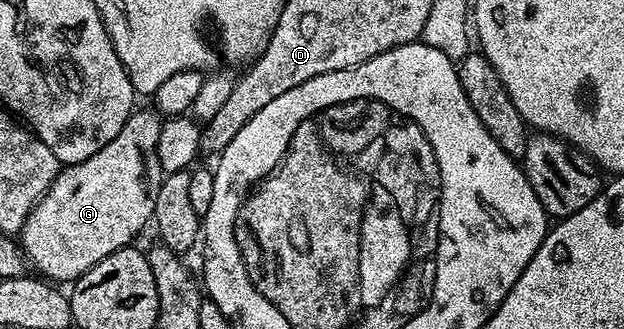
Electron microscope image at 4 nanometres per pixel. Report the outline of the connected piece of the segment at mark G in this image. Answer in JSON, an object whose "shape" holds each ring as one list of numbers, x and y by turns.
{"shape":[[155,110,133,111,132,117,126,122,126,126,122,126,114,142,106,142,106,146,102,146,98,154,90,154,86,162,61,167,50,190,46,190,44,197,33,206,18,233,18,243,23,249,27,263,33,264,41,277,52,282,75,282,79,276,86,274,86,270,102,262,102,258,114,254,119,248,129,247,135,241,132,239,147,224,149,227,154,217,154,206,158,202,160,183,166,175,156,153,161,123,162,117]]}

